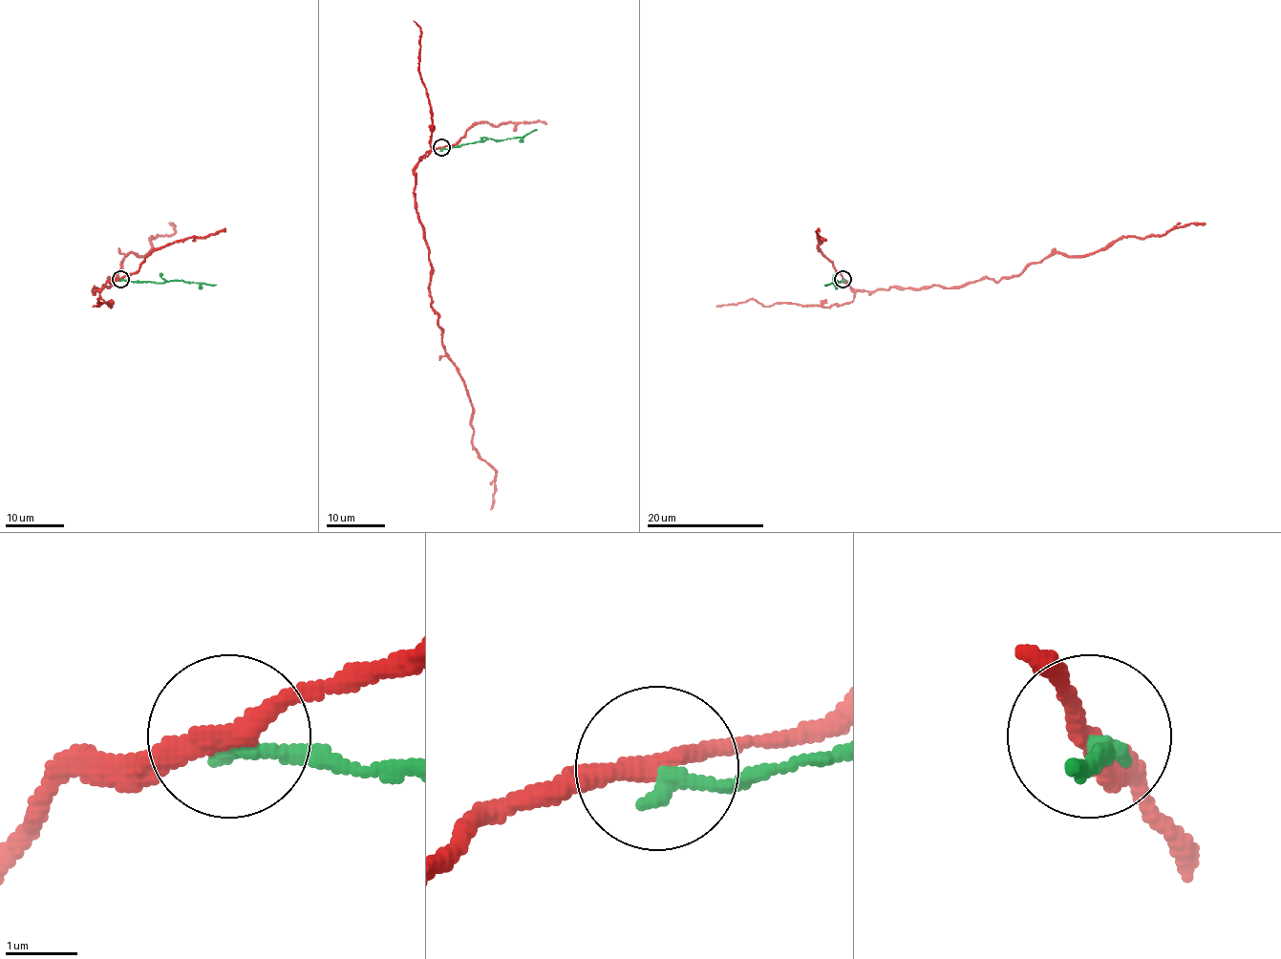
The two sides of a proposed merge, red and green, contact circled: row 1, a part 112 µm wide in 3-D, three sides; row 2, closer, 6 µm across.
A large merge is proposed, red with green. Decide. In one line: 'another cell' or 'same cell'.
another cell

